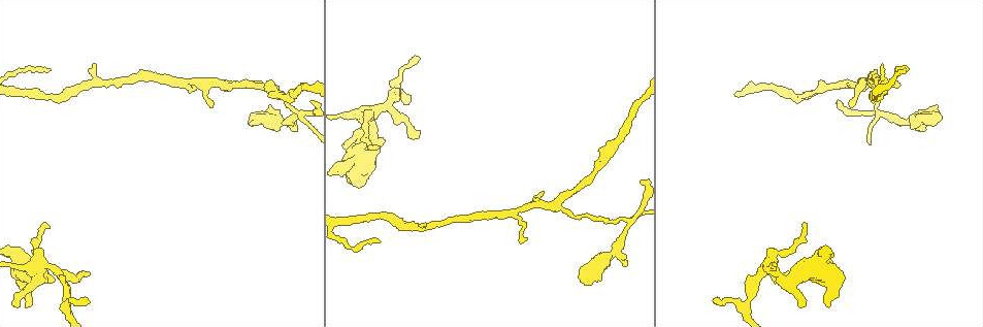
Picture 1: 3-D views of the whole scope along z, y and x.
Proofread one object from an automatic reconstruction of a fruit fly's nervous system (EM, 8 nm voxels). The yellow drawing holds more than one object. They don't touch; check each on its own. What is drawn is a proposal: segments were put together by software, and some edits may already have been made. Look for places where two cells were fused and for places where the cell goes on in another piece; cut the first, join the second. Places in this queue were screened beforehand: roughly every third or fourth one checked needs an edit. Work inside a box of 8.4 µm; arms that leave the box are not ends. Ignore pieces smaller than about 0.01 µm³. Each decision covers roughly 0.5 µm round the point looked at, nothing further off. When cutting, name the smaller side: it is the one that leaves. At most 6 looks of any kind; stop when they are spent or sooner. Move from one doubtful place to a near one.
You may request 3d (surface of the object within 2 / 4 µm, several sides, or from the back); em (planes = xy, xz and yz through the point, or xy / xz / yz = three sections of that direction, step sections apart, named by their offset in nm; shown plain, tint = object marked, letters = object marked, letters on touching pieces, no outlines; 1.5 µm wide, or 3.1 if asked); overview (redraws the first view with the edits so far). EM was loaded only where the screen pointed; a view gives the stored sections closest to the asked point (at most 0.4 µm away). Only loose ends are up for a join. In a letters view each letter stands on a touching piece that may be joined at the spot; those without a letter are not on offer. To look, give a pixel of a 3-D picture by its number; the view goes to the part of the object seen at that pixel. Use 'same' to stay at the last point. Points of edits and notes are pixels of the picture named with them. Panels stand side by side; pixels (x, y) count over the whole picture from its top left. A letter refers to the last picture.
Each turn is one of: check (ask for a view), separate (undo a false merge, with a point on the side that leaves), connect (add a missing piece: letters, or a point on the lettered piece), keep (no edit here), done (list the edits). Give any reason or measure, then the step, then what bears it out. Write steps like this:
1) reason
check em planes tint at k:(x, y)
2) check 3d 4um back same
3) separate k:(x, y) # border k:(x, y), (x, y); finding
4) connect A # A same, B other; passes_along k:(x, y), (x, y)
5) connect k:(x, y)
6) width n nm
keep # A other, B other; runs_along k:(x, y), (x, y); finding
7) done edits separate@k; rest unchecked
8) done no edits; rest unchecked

four-way junction
check 3d 4um at 1:(879, 113)

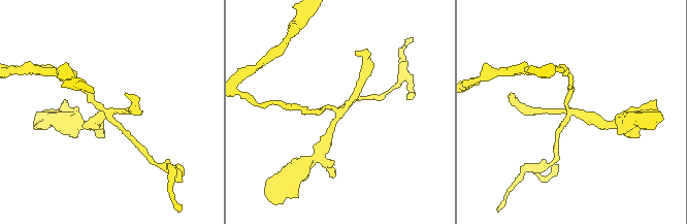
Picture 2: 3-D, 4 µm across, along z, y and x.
arms 4
check em planes tint at 2:(106, 110)

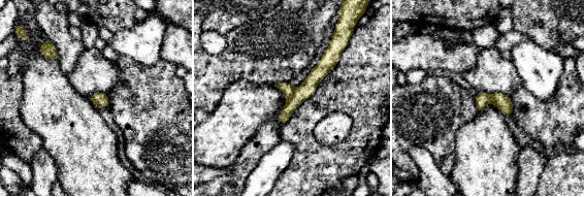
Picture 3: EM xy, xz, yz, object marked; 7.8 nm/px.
what lies round it
check em planes letters same

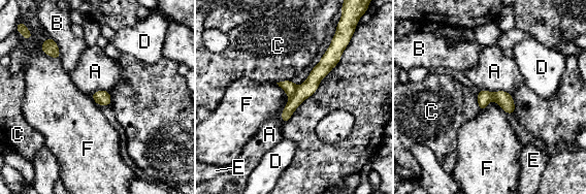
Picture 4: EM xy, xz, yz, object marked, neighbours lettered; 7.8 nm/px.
separate 4:(311, 85) # A other, B other, C other, D other, E other, F other; border 4:(297, 87), (290, 97); two cells meet here

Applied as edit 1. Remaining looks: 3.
tapers out
check em planes letters at 1:(50, 69)

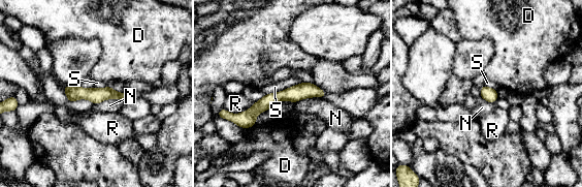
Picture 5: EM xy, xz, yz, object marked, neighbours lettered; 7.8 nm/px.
keep # D other, N other, R other, S other; runs_along 5:(322, 93), (285, 94), (263, 105); none of them fits

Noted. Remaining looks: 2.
branch stops here
check em planes plain at 1:(47, 227)

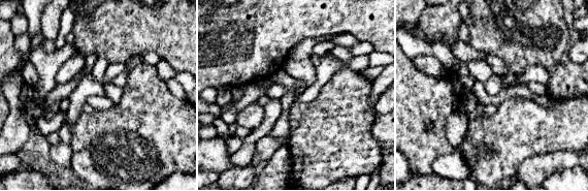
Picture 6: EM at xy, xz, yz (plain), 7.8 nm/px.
check em planes letters same

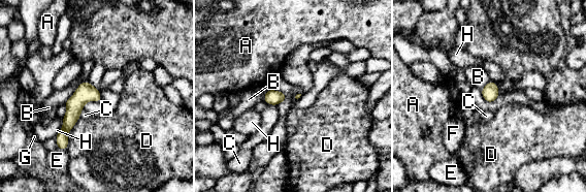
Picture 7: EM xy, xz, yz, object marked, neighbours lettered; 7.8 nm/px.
longest_contact D 280 nm
keep # A other, B other, C other, D other, E other, F other, G other, H other; border 7:(83, 108), (79, 117); no lettered piece goes on from it

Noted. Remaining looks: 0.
done edits separate@4; rest unchecked

